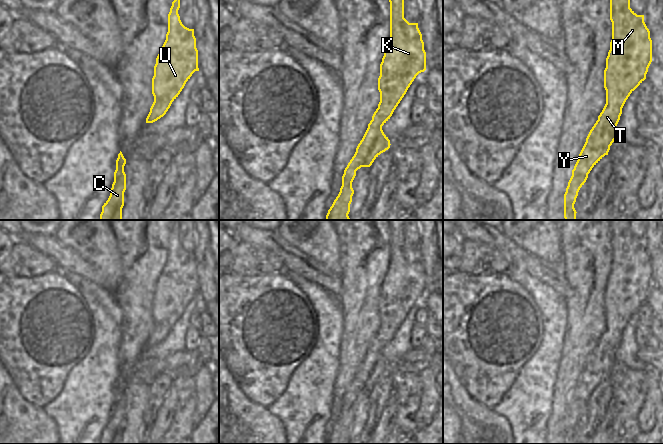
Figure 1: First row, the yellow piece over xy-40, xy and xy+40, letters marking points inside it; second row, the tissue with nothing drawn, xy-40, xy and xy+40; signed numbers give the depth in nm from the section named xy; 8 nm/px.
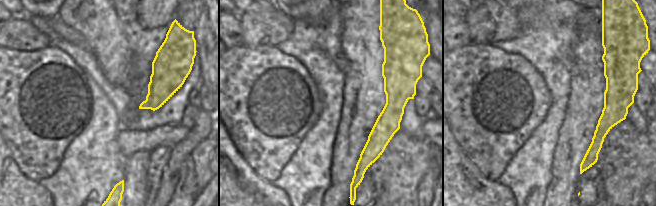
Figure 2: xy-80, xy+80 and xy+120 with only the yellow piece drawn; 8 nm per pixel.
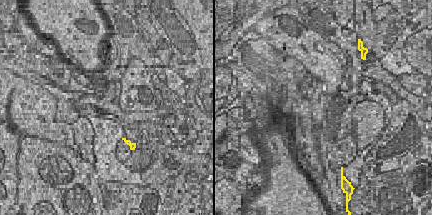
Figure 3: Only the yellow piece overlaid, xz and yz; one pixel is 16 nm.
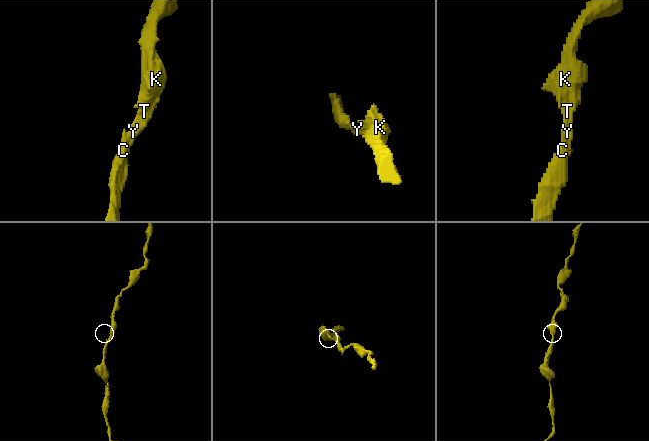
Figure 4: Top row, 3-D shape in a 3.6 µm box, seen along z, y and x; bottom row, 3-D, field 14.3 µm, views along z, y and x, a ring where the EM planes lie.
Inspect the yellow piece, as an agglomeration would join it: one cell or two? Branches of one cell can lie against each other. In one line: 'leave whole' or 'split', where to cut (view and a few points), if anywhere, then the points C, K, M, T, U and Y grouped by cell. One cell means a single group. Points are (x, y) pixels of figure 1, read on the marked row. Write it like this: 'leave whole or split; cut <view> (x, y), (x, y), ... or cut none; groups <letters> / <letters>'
leave whole; cut none; groups C K M T U Y

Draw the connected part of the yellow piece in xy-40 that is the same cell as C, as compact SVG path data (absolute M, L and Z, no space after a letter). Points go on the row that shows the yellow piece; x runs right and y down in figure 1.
M120 151L116 160L116 170L114 172L114 182L110 190L110 196L102 206L100 220L122 220L124 192L126 190L125 164L126 159Z

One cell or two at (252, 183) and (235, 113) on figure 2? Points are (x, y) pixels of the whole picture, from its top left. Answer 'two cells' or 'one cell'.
two cells

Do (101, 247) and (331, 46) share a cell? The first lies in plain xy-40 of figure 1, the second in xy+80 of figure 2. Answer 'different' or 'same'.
different

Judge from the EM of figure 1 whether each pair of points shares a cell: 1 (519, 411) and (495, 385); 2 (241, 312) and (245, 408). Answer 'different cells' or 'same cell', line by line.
1: different cells
2: different cells

